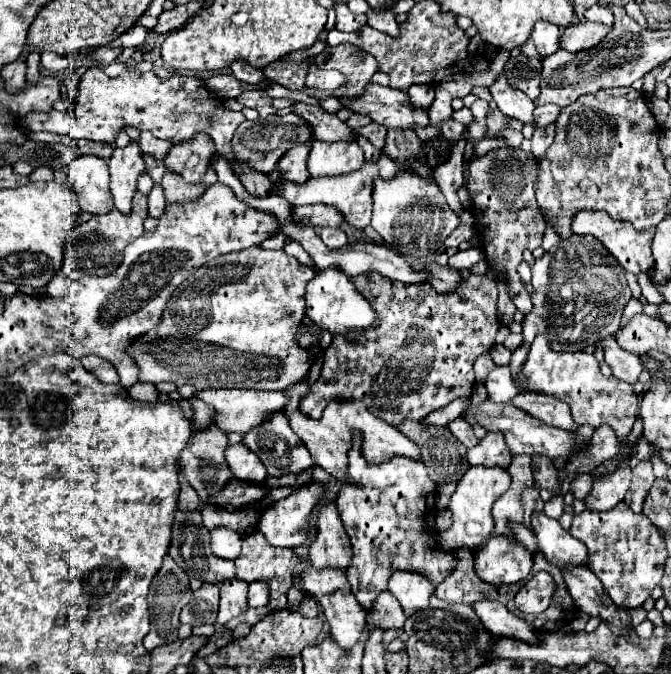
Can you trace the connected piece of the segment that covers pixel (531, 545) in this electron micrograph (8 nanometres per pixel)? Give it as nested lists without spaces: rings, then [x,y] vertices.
[[[515,524],[513,526],[513,532],[515,532],[515,538],[519,544],[523,544],[529,552],[533,552],[533,556],[539,552],[539,546],[535,544],[535,536],[531,536],[531,530],[525,528],[523,524]]]

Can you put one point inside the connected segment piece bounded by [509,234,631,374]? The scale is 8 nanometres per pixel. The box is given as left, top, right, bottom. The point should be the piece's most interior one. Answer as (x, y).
(569, 297)

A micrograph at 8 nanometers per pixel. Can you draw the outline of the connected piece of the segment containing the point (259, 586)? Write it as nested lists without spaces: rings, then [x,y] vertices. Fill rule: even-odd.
[[[251,582],[249,584],[249,606],[259,608],[269,604],[269,588],[263,582]]]

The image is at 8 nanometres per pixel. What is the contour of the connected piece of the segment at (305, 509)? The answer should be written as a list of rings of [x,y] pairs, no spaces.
[[[309,482],[267,508],[259,520],[259,532],[271,546],[297,548],[307,540],[311,530],[309,518],[319,498],[325,494],[325,484]]]

